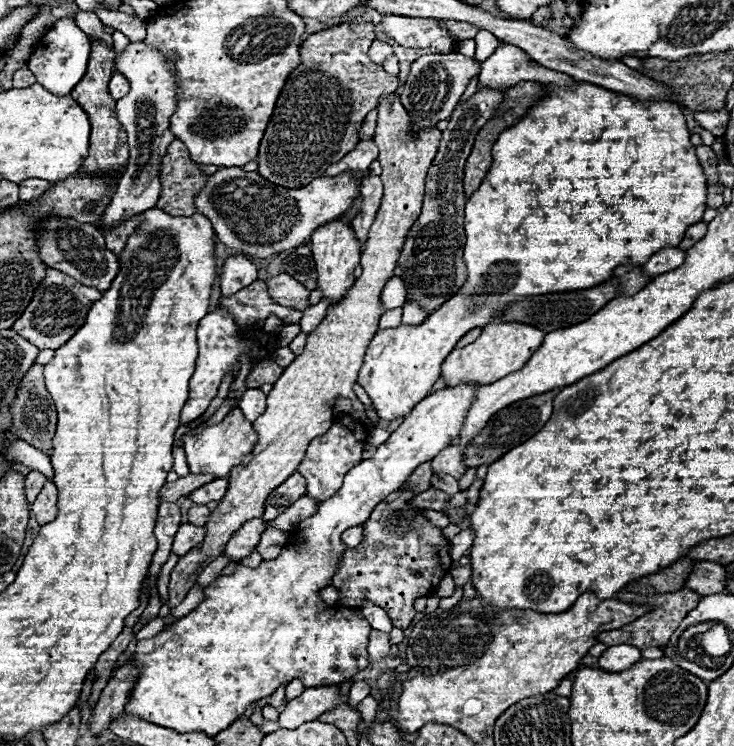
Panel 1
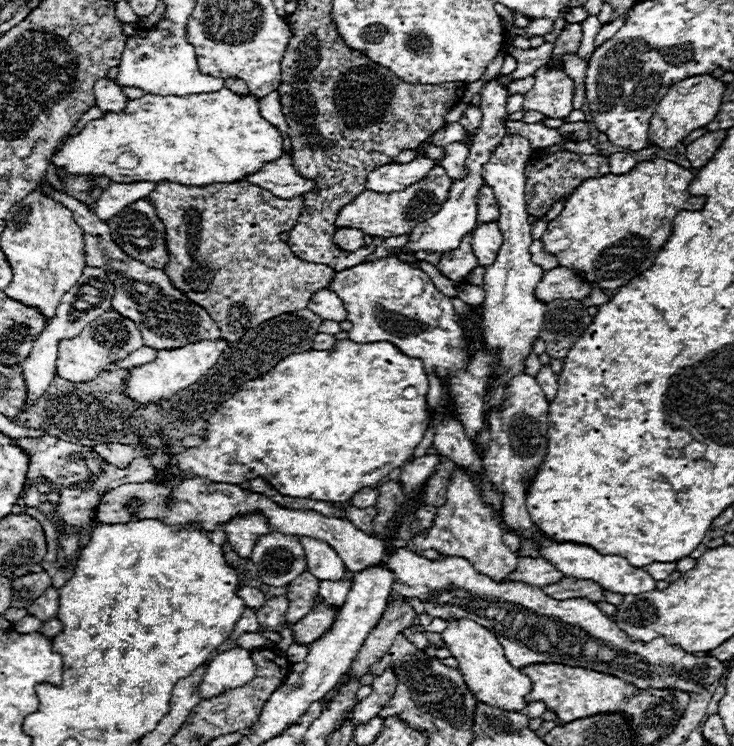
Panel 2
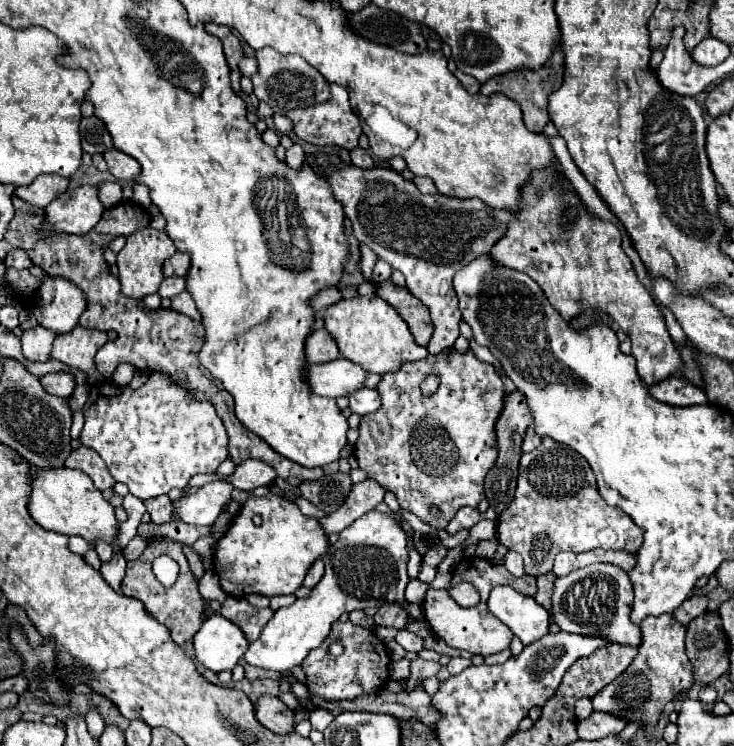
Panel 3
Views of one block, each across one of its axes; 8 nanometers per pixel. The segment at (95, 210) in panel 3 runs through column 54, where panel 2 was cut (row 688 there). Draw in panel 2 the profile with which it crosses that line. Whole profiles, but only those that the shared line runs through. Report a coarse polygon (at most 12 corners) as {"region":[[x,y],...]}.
{"region":[[232,648],[210,660],[200,698],[214,698],[256,676],[250,652]]}

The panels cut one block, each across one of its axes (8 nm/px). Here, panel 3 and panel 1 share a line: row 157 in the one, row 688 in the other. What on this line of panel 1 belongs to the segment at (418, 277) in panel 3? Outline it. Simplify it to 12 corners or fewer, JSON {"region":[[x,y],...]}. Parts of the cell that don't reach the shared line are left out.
{"region":[[336,686],[306,688],[276,720],[294,730],[346,704]]}

